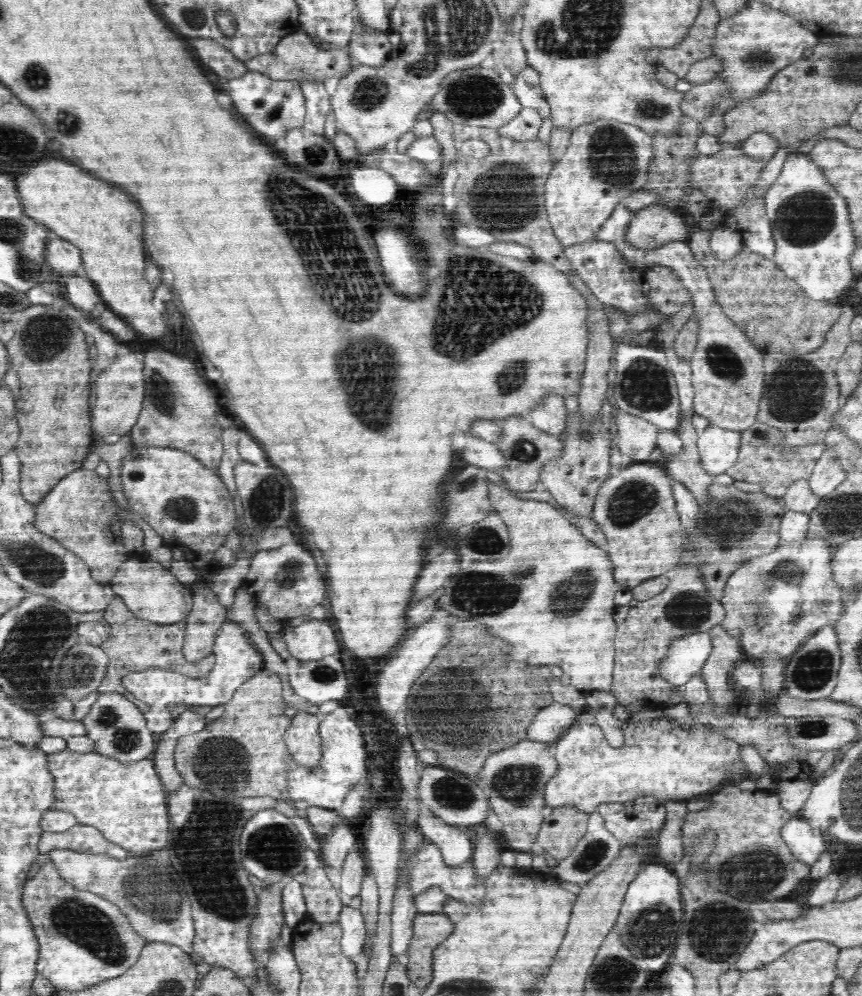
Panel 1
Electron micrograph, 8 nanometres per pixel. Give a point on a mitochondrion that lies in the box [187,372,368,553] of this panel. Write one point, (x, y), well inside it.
(270, 490)

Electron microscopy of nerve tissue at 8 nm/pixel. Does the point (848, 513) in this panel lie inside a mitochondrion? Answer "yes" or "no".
yes

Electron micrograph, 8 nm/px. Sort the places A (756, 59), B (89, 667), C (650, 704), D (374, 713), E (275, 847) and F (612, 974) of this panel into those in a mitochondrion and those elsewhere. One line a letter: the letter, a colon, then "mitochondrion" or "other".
A: mitochondrion
B: mitochondrion
C: other
D: other
E: mitochondrion
F: mitochondrion

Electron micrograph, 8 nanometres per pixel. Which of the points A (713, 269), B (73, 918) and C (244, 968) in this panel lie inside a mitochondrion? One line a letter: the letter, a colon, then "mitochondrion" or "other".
A: other
B: mitochondrion
C: other

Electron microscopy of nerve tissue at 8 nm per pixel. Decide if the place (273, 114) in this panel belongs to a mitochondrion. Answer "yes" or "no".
yes

